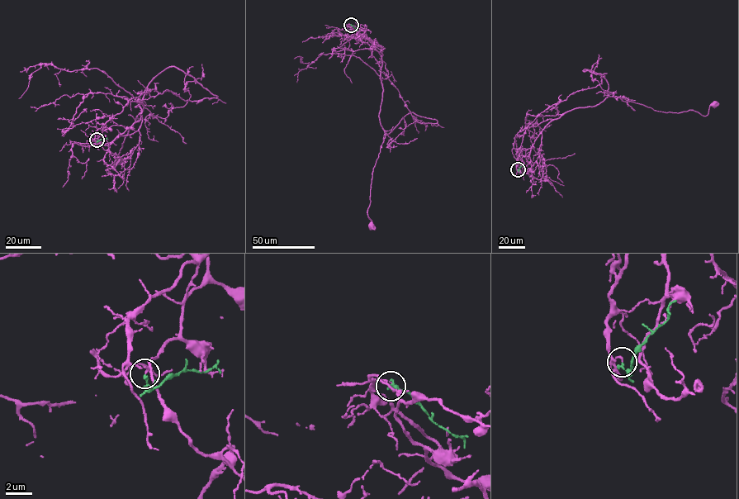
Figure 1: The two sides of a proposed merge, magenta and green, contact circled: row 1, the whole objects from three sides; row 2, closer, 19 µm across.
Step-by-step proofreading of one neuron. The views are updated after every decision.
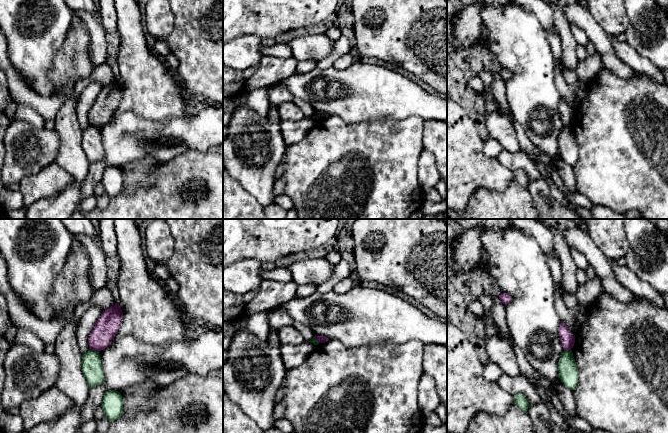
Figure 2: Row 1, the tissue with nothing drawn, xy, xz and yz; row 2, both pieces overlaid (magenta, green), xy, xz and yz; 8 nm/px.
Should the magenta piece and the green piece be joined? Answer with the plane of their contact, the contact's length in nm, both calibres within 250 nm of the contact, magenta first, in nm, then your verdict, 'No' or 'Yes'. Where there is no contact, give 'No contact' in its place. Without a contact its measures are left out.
Touches magenta in xy. Shared border 90 nm. Thickness 190 nm (magenta) against 160 nm. No

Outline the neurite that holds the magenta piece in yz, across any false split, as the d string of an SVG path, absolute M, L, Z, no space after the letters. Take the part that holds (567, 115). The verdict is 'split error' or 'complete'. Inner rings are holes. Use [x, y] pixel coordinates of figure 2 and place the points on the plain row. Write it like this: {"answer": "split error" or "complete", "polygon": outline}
{"answer": "complete", "polygon": "M561 97L559 103L560 119L563 125L571 126L575 119L575 111L568 105L566 100Z"}

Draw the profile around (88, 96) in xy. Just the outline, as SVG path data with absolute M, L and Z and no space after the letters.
M91 81L80 94L76 106L76 116L79 126L84 131L89 126L88 113L103 86L97 81Z

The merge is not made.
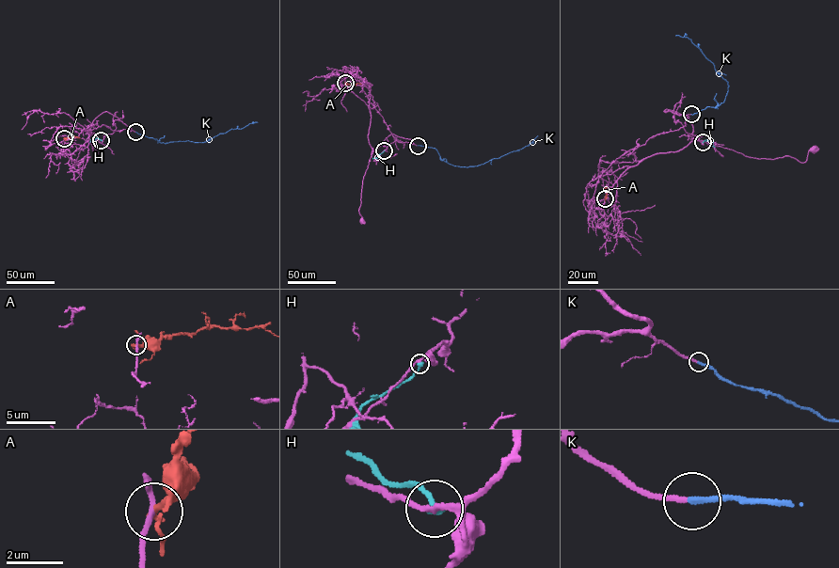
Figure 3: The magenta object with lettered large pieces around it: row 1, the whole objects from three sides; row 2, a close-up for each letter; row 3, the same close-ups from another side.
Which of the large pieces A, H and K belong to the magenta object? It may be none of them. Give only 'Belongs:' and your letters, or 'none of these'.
Belongs: K

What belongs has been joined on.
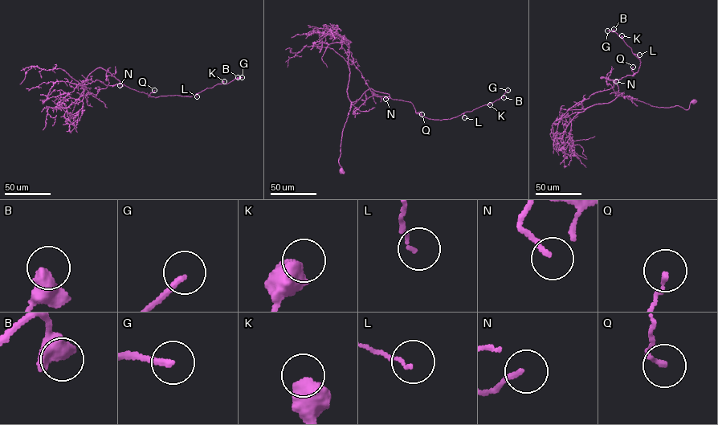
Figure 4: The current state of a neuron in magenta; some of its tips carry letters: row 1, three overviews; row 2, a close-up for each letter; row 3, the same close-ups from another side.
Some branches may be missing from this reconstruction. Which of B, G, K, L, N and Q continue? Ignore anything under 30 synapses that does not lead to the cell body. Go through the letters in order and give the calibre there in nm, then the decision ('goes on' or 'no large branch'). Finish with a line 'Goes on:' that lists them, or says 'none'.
B: 400 nm | no large branch
G: 180 nm | goes on
K: 650 nm | no large branch
L: 100 nm | no large branch
N: 160 nm | goes on
Q: 150 nm | no large branch
Goes on: G, N

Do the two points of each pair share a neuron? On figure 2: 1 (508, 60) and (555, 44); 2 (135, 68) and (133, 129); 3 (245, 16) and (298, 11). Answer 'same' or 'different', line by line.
1: different
2: different
3: same

